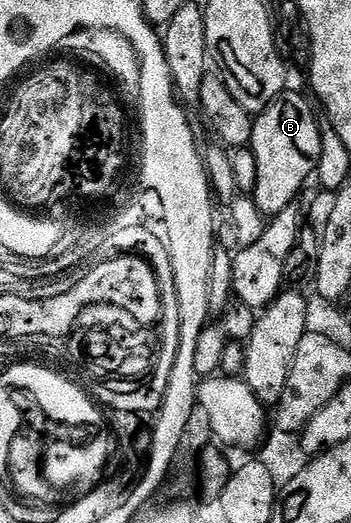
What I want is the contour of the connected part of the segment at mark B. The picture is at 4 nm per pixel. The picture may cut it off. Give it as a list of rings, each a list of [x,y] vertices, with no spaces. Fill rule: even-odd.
[[[292,89],[273,99],[255,116],[250,152],[256,158],[256,192],[254,198],[265,217],[273,217],[298,199],[304,182],[313,178],[316,162],[322,153],[321,124],[316,123],[312,107]]]

